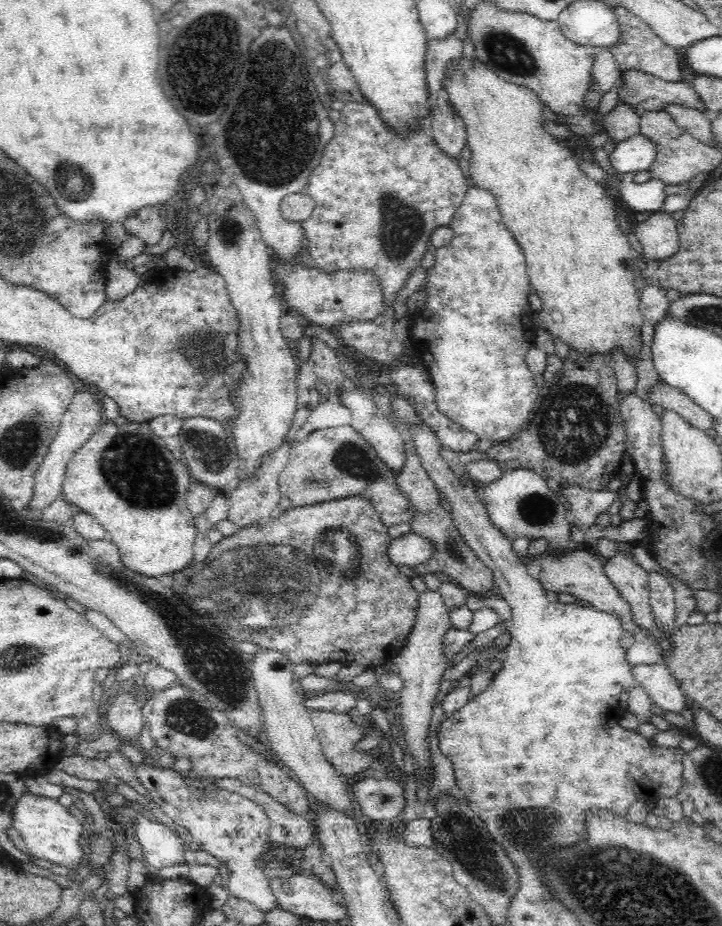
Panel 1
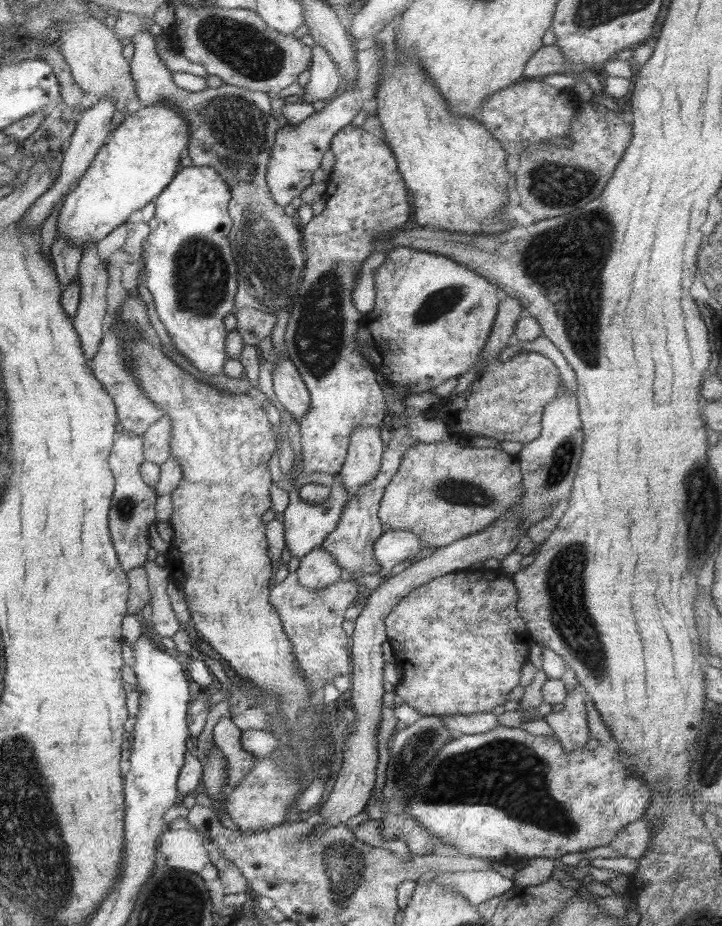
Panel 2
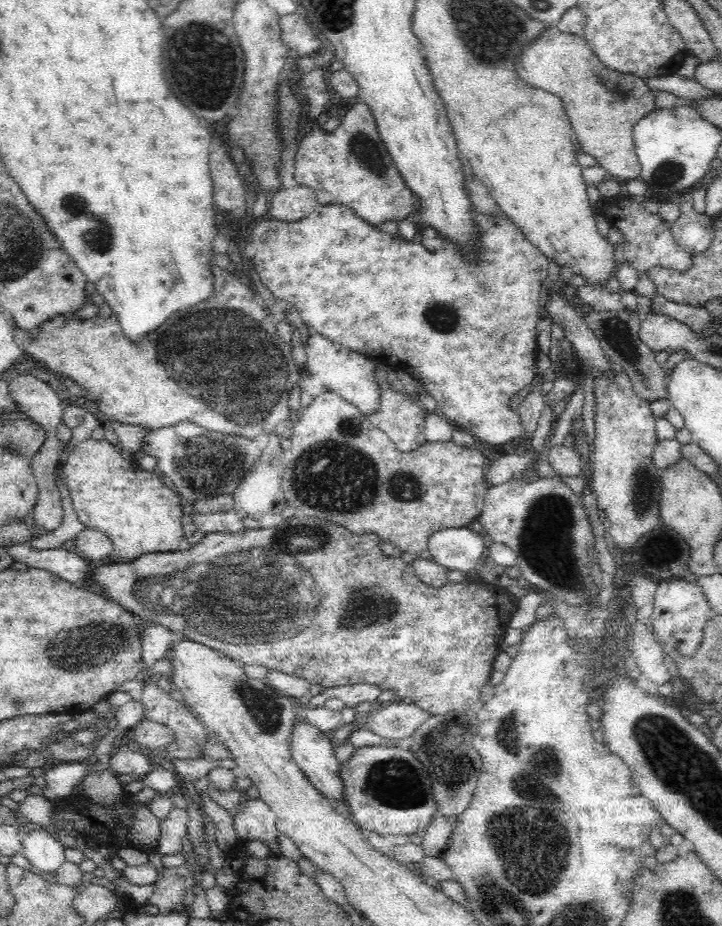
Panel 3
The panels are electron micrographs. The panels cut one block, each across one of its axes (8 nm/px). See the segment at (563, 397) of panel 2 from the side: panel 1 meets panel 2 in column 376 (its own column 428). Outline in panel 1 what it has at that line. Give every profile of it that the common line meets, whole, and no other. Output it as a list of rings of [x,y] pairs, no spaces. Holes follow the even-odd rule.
[[[426,587],[424,592],[419,593],[419,609],[412,632],[409,634],[404,648],[396,657],[392,658],[394,670],[404,681],[404,690],[400,693],[399,702],[402,724],[404,724],[404,740],[406,748],[410,749],[418,766],[431,765],[429,742],[426,741],[426,736],[428,736],[431,722],[432,704],[439,692],[438,687],[442,674],[448,668],[448,659],[442,653],[442,640],[450,627],[449,608],[442,595],[438,590]]]

